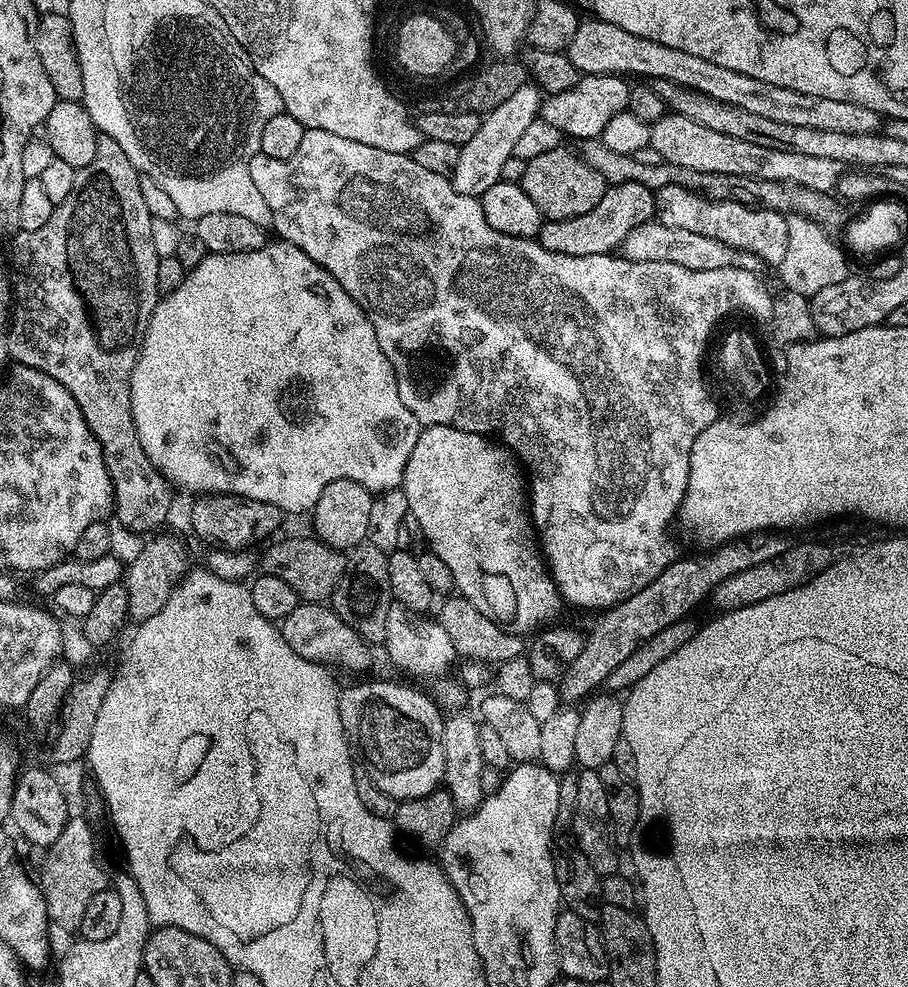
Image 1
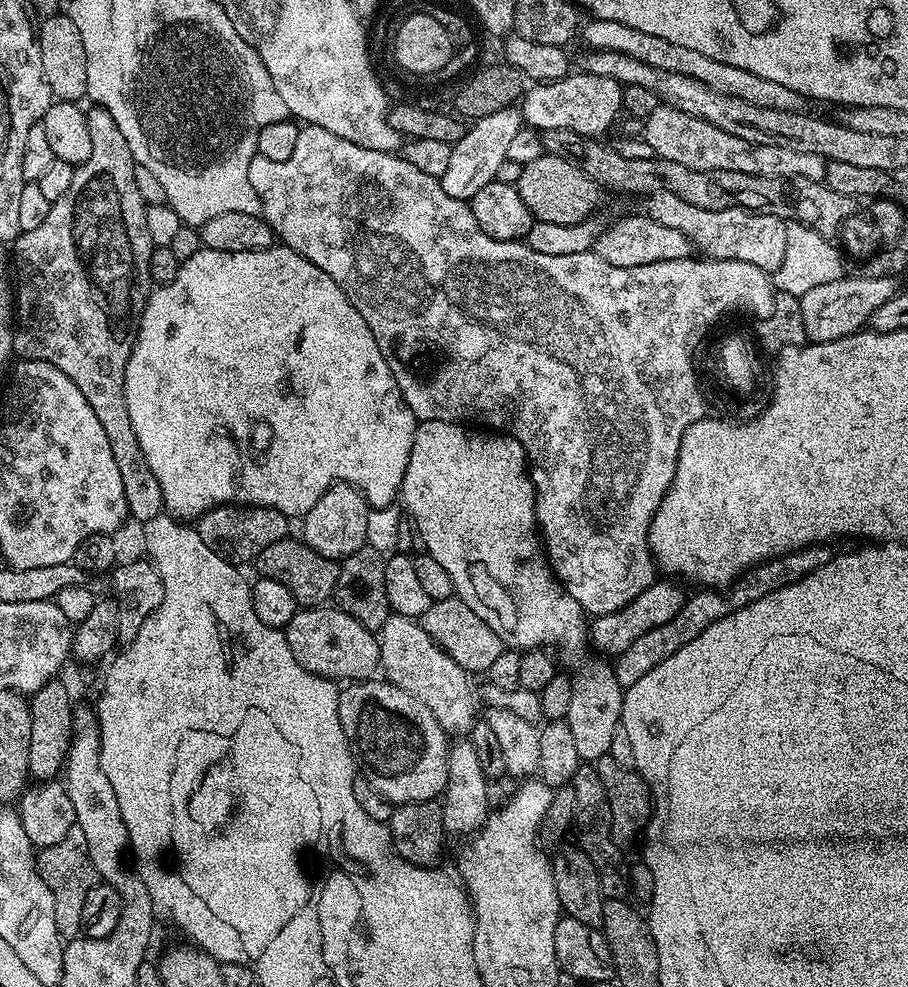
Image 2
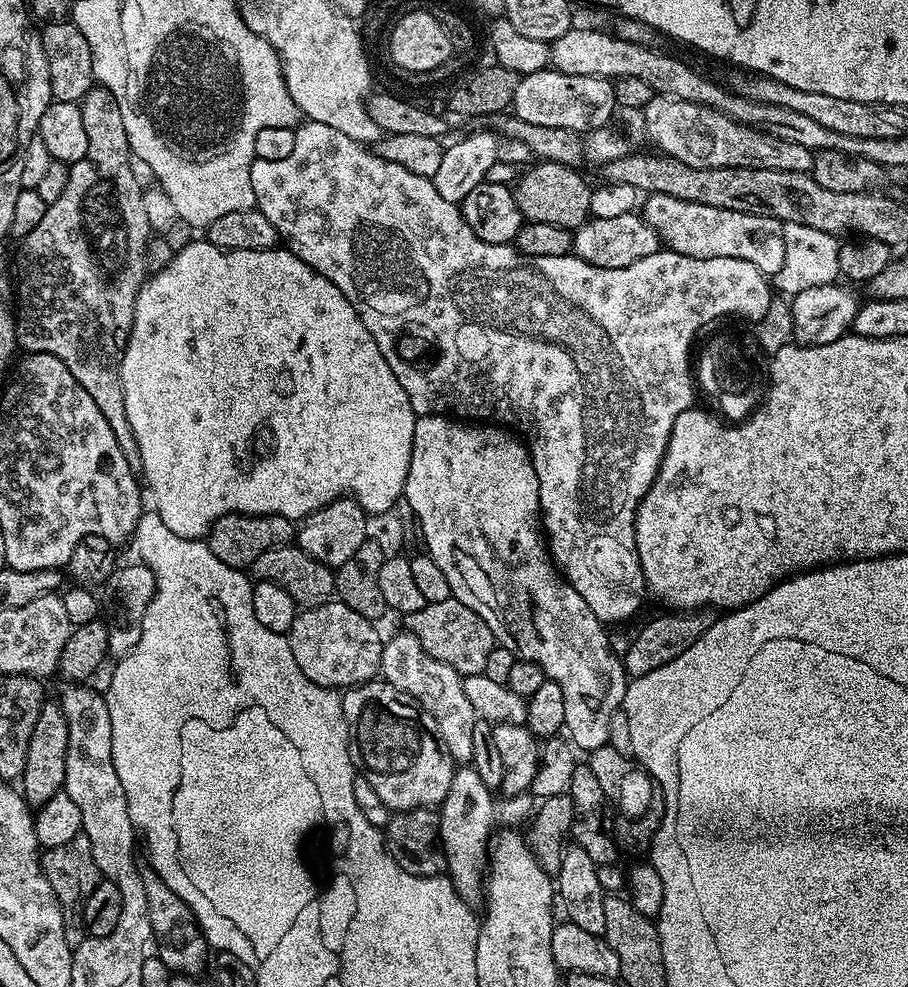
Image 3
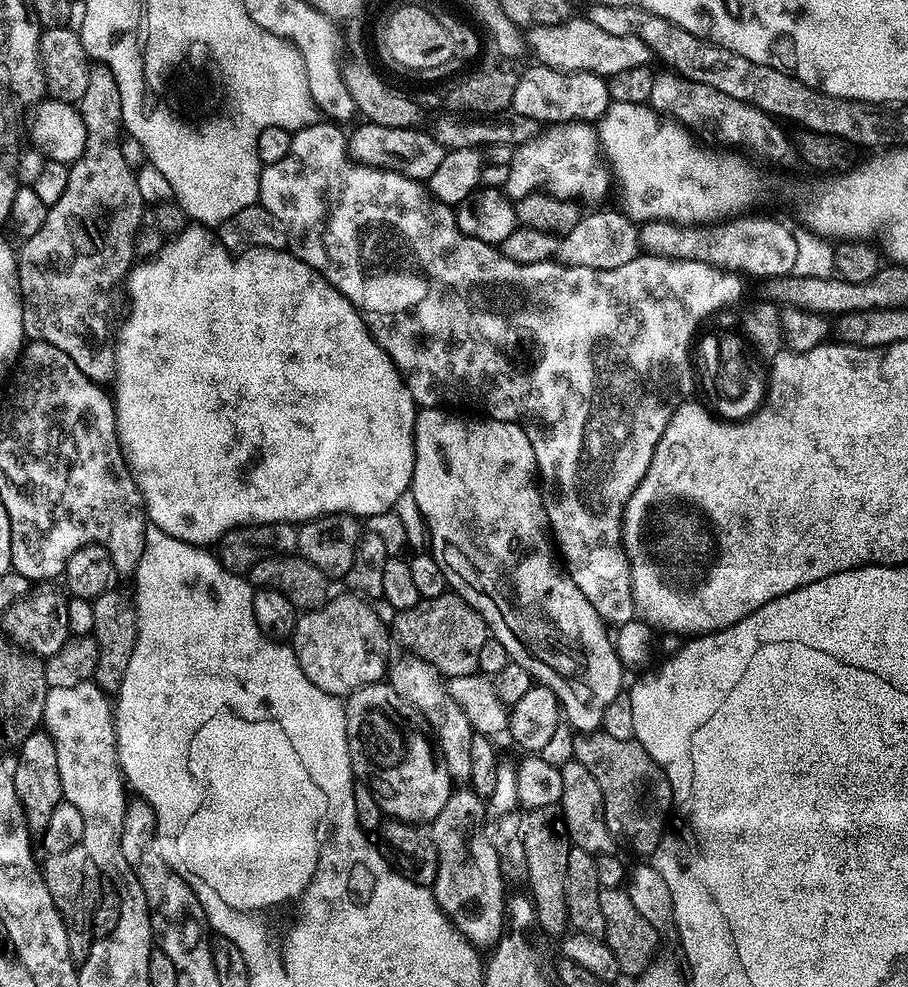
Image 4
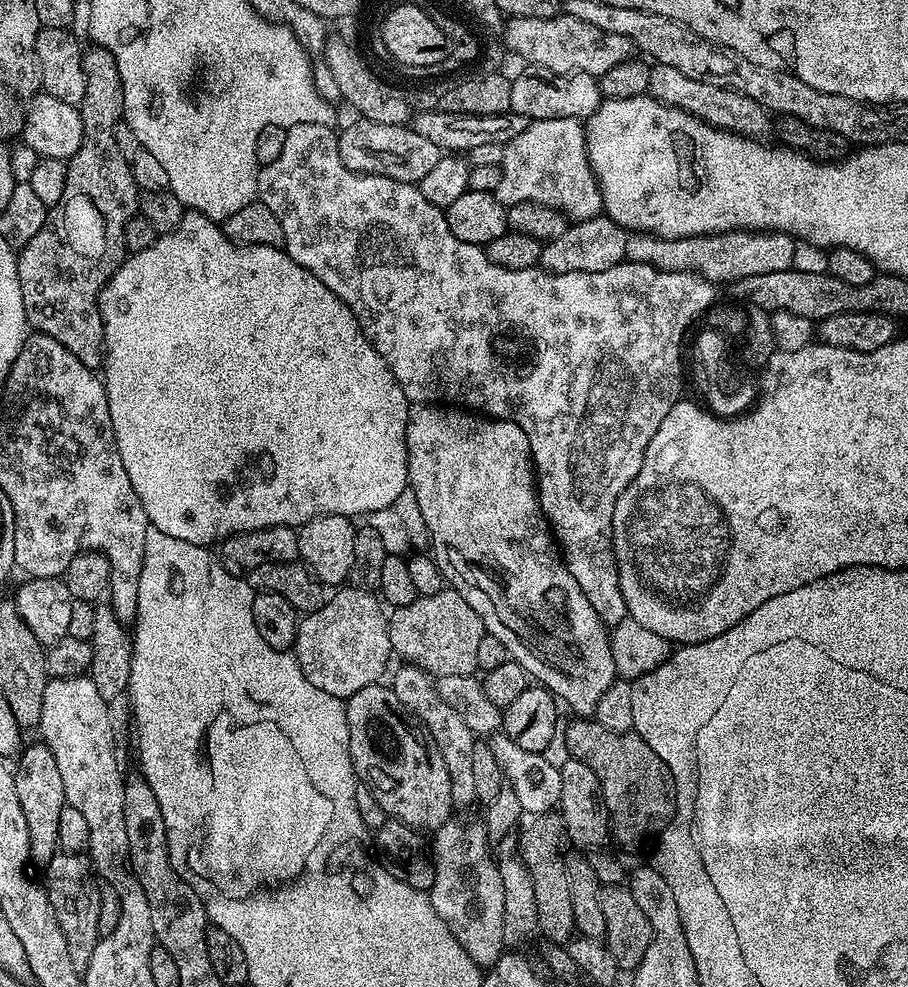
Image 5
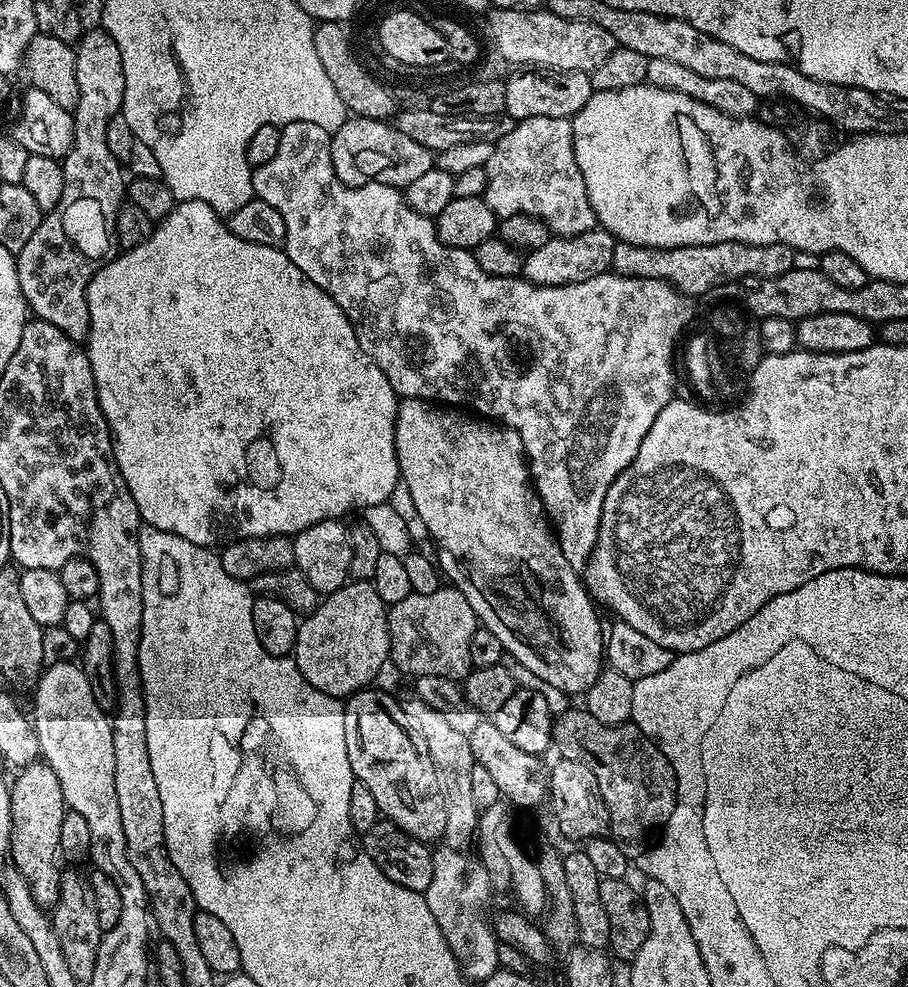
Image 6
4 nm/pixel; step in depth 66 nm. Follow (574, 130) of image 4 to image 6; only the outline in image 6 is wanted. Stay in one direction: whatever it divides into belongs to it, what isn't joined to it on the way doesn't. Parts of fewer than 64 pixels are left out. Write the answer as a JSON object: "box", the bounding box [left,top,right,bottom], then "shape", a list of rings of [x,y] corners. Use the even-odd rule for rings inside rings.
{"box":[483,116,597,237],"shape":[[[534,116],[526,118],[525,120],[516,121],[514,130],[505,132],[498,141],[498,147],[495,149],[494,155],[486,165],[486,175],[488,181],[486,182],[486,190],[484,191],[483,200],[488,203],[490,210],[494,210],[497,218],[503,218],[510,214],[530,214],[540,219],[548,228],[549,233],[553,237],[557,236],[577,236],[583,232],[588,232],[590,229],[597,227],[596,215],[590,206],[590,198],[586,194],[586,182],[582,178],[582,174],[578,170],[575,160],[571,159],[574,154],[574,146],[572,145],[572,121],[565,118],[563,120],[555,120],[554,118],[546,118],[545,116]]]}

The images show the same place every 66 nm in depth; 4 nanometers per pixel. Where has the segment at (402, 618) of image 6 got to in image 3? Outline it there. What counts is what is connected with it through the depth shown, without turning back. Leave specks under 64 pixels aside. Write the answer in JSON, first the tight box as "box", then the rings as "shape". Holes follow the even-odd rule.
{"box":[406,598,497,677],"shape":[[[455,598],[446,602],[424,603],[422,610],[407,613],[406,620],[406,630],[411,636],[418,638],[418,642],[422,642],[422,650],[438,658],[438,662],[454,666],[456,673],[462,677],[481,675],[486,670],[486,658],[497,646],[496,635],[490,630],[490,626],[486,626],[486,622],[482,622],[482,618],[478,618],[478,614],[470,610],[470,606]]]}

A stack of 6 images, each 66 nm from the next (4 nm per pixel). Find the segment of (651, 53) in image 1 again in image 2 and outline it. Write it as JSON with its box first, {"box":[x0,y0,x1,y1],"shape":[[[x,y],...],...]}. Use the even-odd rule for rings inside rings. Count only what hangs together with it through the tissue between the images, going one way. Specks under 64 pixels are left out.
{"box":[582,18,806,111],"shape":[[[592,18],[589,21],[589,24],[585,28],[583,25],[582,28],[582,36],[584,32],[584,40],[589,44],[589,49],[598,52],[621,52],[632,56],[638,62],[646,62],[646,66],[658,66],[658,70],[666,70],[670,74],[686,74],[686,78],[698,78],[698,82],[710,86],[710,90],[718,90],[718,94],[742,98],[742,102],[751,102],[753,106],[766,106],[766,110],[805,111],[806,97],[798,94],[798,90],[782,86],[782,82],[769,82],[766,78],[758,78],[758,74],[750,74],[750,70],[729,66],[727,62],[718,62],[707,54],[698,54],[698,50],[689,50],[687,46],[666,42],[666,38],[642,34],[642,30],[631,28],[617,20]]]}

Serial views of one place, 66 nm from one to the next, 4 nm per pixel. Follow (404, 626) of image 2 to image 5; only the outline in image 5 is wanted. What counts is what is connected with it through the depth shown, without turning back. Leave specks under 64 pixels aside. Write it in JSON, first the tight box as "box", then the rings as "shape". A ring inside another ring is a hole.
{"box":[390,663,478,802],"shape":[[[405,663],[400,667],[404,668],[398,669],[390,681],[390,687],[398,698],[400,708],[404,710],[409,708],[413,712],[409,713],[423,725],[432,743],[436,745],[438,754],[442,754],[446,774],[450,774],[452,779],[453,801],[460,802],[460,800],[468,799],[471,801],[476,795],[472,751],[478,743],[477,737],[470,730],[470,726],[466,726],[466,722],[462,722],[458,710],[454,710],[452,706],[446,706],[446,702],[442,702],[442,698],[436,693],[433,677],[429,673],[423,672],[415,664]]]}

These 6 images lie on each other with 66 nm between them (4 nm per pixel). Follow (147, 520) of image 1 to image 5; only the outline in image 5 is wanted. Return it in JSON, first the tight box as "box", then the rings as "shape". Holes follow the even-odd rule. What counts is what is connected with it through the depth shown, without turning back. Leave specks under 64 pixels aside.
{"box":[16,46,138,370],"shape":[[[92,46],[89,47],[89,49],[84,52],[86,94],[82,98],[80,105],[78,105],[80,117],[82,118],[82,134],[84,135],[82,138],[82,146],[78,146],[76,153],[72,155],[72,159],[67,161],[68,173],[66,174],[66,190],[62,190],[62,198],[58,198],[56,205],[48,209],[48,217],[42,226],[42,230],[38,230],[38,234],[34,234],[34,238],[30,238],[30,242],[26,242],[24,247],[19,249],[16,269],[18,270],[18,282],[22,290],[22,302],[26,310],[29,329],[35,330],[41,336],[54,338],[54,342],[60,342],[62,346],[66,346],[66,350],[70,350],[70,354],[74,354],[74,358],[78,358],[78,362],[82,362],[88,368],[96,370],[103,365],[106,355],[104,324],[100,320],[100,291],[102,291],[105,284],[112,279],[112,275],[116,273],[117,268],[119,268],[126,259],[124,231],[126,230],[128,221],[131,220],[133,216],[137,215],[138,212],[138,187],[135,178],[132,177],[132,164],[124,157],[116,141],[116,128],[122,123],[122,117],[124,115],[124,91],[122,90],[122,82],[118,74],[118,66],[114,62],[114,58],[105,48]]]}

